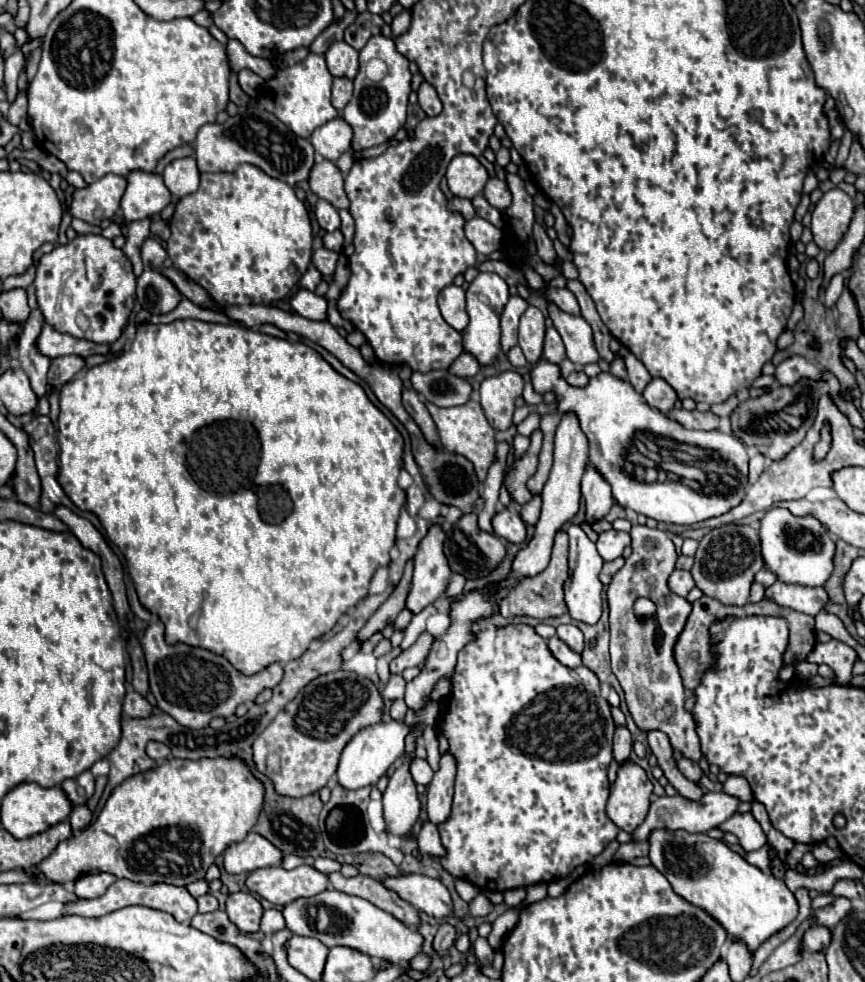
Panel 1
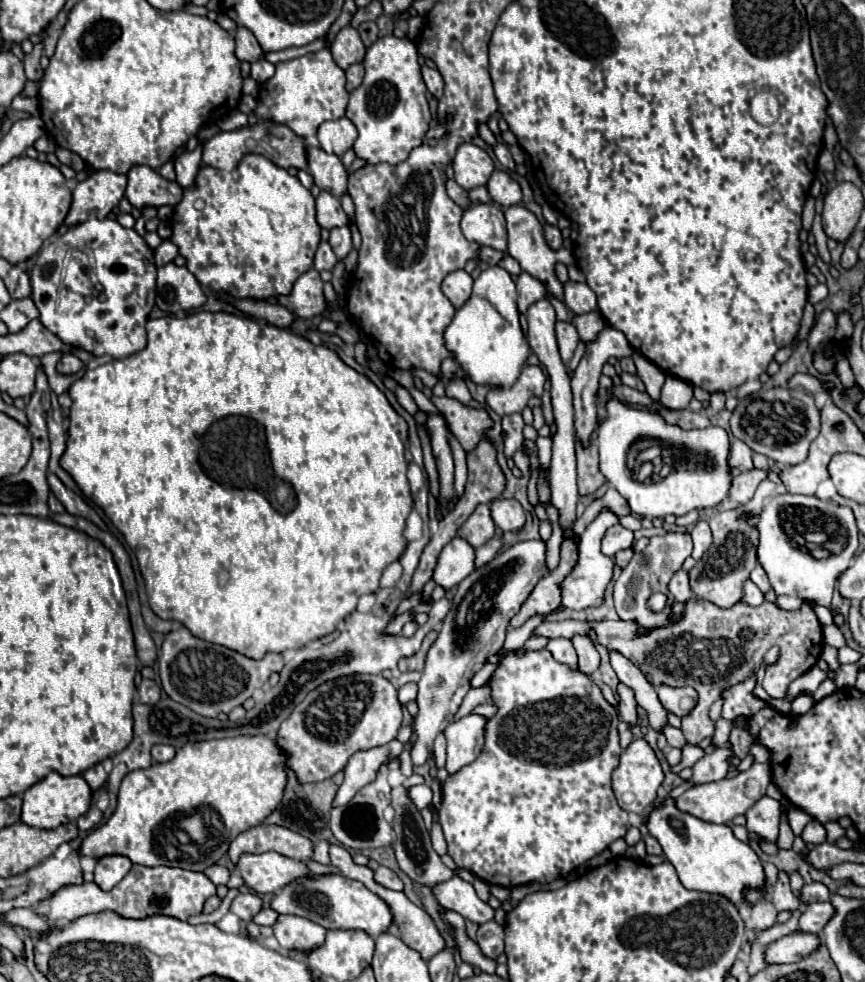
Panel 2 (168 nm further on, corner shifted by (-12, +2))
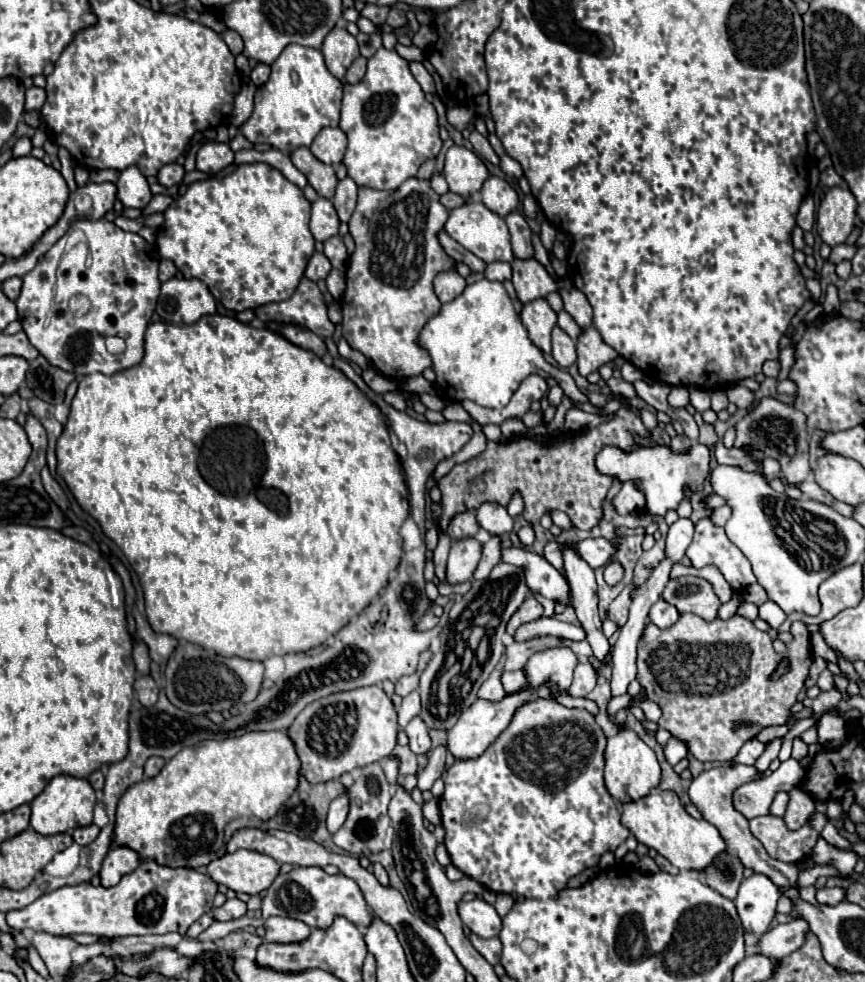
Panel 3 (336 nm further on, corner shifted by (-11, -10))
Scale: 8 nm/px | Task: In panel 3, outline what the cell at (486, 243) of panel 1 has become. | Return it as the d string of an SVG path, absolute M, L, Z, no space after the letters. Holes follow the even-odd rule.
M467 202L461 208L451 210L449 220L445 224L445 232L457 240L463 248L467 248L469 252L473 252L477 258L481 258L483 262L495 262L495 260L503 260L503 262L513 262L515 256L511 252L511 244L509 244L509 230L505 220L491 212L489 208L485 208L481 202Z

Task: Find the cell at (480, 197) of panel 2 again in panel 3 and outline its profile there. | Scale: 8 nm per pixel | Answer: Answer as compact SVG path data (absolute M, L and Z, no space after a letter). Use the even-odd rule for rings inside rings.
M447 192L447 194L443 194L441 196L441 202L449 208L449 210L455 210L455 208L459 208L459 206L463 206L467 200L463 198L463 196L459 196L459 194L453 194L453 192Z

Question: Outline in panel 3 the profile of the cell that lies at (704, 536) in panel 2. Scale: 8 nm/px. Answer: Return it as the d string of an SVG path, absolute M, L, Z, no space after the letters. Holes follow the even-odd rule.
M703 518L695 526L695 536L687 548L691 564L715 564L733 590L743 592L755 582L749 560L743 552L729 542L723 528L713 526L709 518Z

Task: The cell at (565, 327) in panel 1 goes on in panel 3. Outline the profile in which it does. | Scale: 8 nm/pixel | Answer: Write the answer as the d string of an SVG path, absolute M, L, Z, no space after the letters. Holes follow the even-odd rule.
M511 212L509 216L505 216L505 222L509 226L511 232L511 248L513 248L513 256L519 260L529 260L533 258L533 244L531 244L531 230L523 218L523 214L519 212Z

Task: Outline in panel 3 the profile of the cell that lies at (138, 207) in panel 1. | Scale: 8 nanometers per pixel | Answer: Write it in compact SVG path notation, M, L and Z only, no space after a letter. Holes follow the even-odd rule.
M129 166L119 174L117 180L117 198L127 208L143 210L151 202L151 190L145 176L139 172L137 166Z

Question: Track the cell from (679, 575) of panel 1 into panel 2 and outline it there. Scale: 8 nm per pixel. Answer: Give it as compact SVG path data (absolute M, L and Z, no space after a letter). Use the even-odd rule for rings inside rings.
M676 570L676 574L668 582L668 590L674 596L674 602L686 602L692 596L692 590L688 584L688 574L684 570Z

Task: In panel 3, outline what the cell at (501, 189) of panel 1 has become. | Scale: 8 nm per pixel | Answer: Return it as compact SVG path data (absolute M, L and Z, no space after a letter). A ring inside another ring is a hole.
M497 176L487 178L487 182L481 188L481 200L491 212L499 216L507 216L515 212L519 204L517 192L503 178L497 178Z

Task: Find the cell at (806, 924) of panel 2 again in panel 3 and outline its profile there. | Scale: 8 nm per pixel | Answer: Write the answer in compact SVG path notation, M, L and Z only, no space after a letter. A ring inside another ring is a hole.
M795 918L789 924L777 924L763 934L759 942L759 952L769 958L783 960L799 950L799 946L803 946L807 932L809 924L803 918Z

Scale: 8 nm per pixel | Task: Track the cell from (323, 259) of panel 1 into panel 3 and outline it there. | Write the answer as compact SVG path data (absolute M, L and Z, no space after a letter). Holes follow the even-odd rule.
M315 252L307 264L307 270L305 270L305 276L313 282L317 280L325 280L327 274L331 272L331 262L327 260L327 256L323 252Z

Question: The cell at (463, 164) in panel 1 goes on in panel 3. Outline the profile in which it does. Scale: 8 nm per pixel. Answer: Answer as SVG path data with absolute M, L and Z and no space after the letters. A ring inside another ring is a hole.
M451 146L445 154L445 180L451 192L471 198L475 196L483 182L489 178L485 164L477 158L475 152L465 146Z

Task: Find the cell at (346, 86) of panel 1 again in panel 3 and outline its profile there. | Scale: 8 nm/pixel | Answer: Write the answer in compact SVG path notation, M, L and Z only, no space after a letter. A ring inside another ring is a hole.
M363 56L355 58L355 62L351 64L351 68L345 74L345 84L357 84L357 82L361 82L363 76L365 76L365 66L367 66L367 60Z

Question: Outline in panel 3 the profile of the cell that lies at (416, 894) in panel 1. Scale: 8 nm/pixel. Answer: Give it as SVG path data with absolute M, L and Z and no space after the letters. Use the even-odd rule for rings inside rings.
M475 898L471 902L459 902L457 908L463 924L477 936L481 938L493 938L499 934L501 930L501 918L495 912L495 908L491 904L487 904L481 898Z

